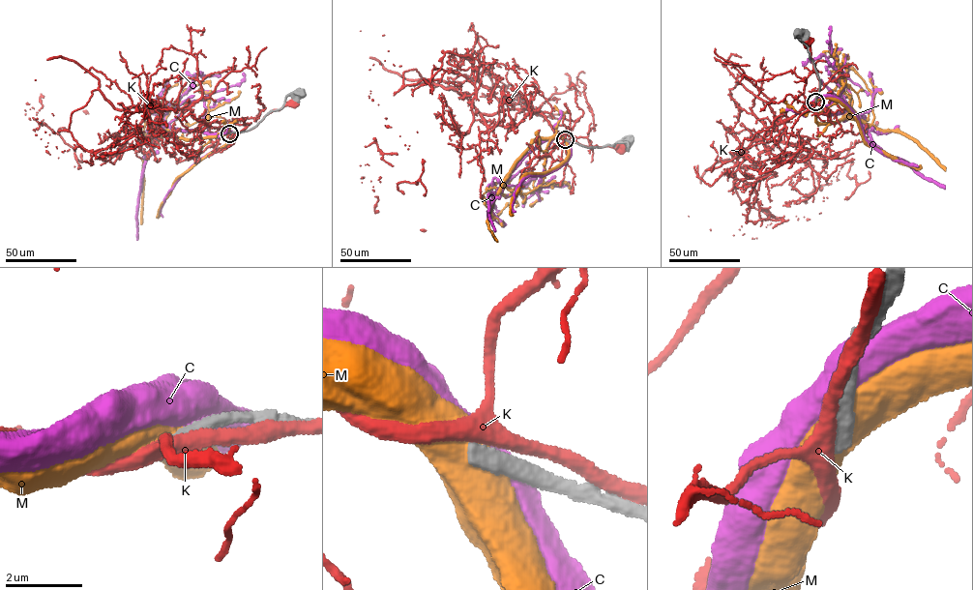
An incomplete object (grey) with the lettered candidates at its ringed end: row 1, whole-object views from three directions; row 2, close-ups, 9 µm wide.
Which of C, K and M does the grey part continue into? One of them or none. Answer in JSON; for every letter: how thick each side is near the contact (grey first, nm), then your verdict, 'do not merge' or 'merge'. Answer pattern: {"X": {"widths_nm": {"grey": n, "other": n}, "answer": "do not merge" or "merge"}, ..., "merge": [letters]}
{"C": {"widths_nm": {"grey": 360, "other": 850}, "answer": "do not merge"}, "K": {"widths_nm": {"grey": 460, "other": 360}, "answer": "do not merge"}, "M": {"widths_nm": {"grey": 460, "other": 750}, "answer": "do not merge"}, "merge": []}

